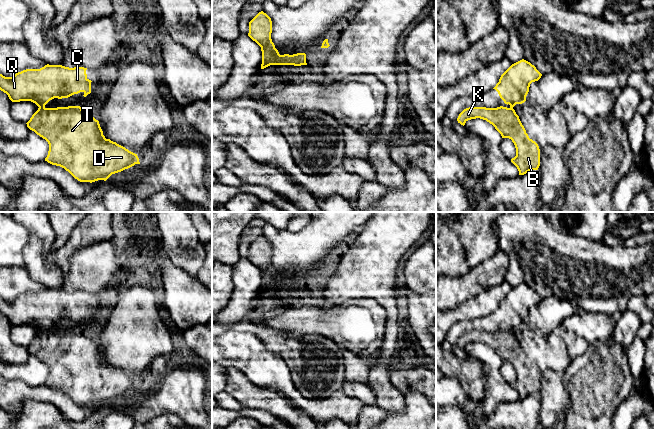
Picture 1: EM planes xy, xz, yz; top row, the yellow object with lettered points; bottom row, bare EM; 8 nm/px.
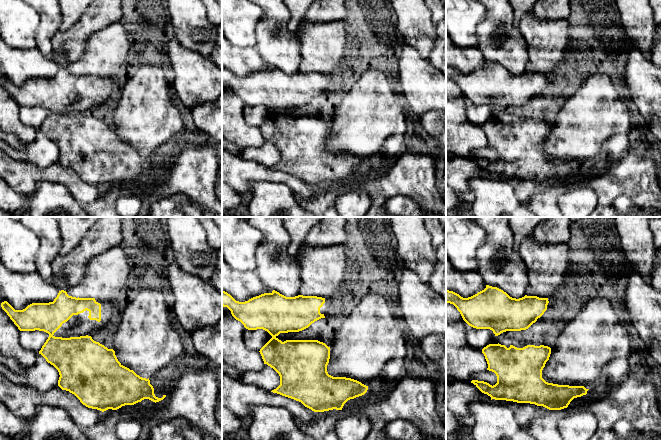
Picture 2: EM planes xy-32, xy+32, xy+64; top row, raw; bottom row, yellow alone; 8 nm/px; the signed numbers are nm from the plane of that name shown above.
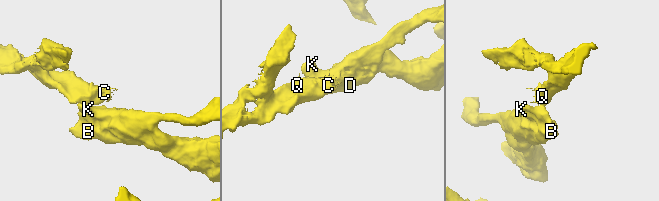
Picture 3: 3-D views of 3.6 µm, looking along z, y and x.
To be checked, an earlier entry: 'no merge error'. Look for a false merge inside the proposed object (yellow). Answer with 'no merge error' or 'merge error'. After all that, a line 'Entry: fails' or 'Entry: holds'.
merge error
Entry: fails

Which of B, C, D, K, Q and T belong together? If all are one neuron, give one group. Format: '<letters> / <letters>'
B D K T / C Q

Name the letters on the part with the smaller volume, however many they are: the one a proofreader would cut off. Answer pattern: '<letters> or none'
C, Q

